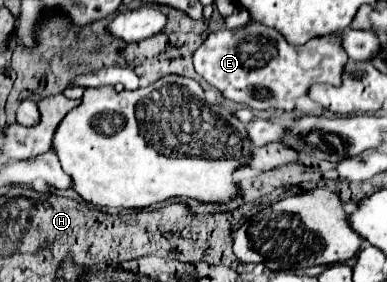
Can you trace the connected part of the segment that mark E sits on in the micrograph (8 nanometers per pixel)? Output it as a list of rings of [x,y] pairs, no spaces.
[[[249,21],[245,27],[235,31],[215,31],[209,33],[209,37],[203,41],[203,45],[193,53],[193,65],[195,71],[213,87],[217,87],[225,99],[231,99],[235,103],[243,103],[255,111],[267,111],[267,109],[281,109],[281,111],[293,111],[295,101],[301,95],[309,93],[309,87],[315,83],[331,83],[341,85],[341,77],[345,71],[347,55],[341,49],[341,35],[331,33],[325,37],[311,39],[309,43],[295,47],[291,45],[279,31],[273,31],[273,27],[265,27],[257,21]]]

